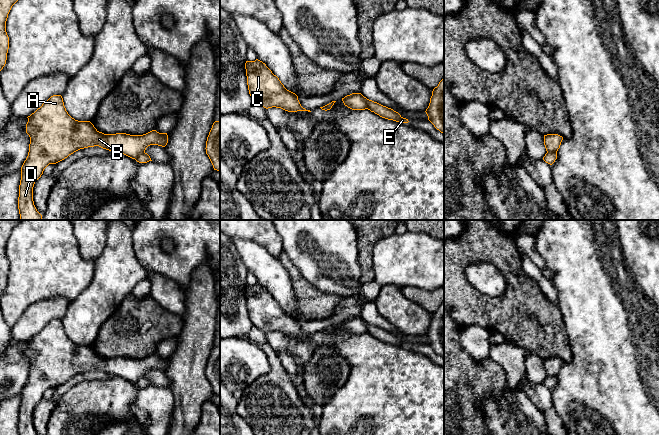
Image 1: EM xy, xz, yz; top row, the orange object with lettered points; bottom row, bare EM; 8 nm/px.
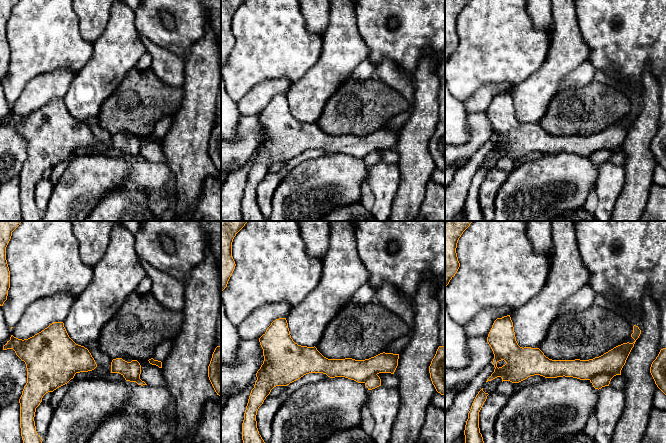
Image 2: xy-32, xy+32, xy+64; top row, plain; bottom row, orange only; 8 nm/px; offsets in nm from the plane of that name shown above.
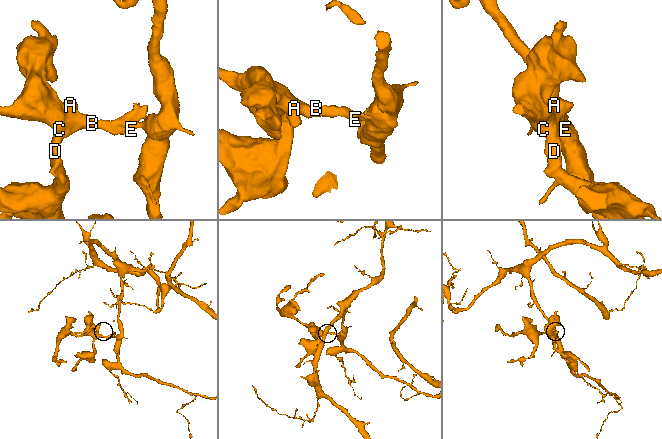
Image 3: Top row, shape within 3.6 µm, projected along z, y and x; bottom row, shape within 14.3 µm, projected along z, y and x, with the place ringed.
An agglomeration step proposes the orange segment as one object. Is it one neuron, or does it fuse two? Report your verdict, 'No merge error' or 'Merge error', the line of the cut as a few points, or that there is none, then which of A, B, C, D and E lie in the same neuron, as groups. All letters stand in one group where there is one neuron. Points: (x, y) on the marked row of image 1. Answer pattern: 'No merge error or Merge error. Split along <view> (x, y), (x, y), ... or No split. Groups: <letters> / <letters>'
Merge error. Split along xy (144, 151), (135, 159). Groups: A B C D / E

